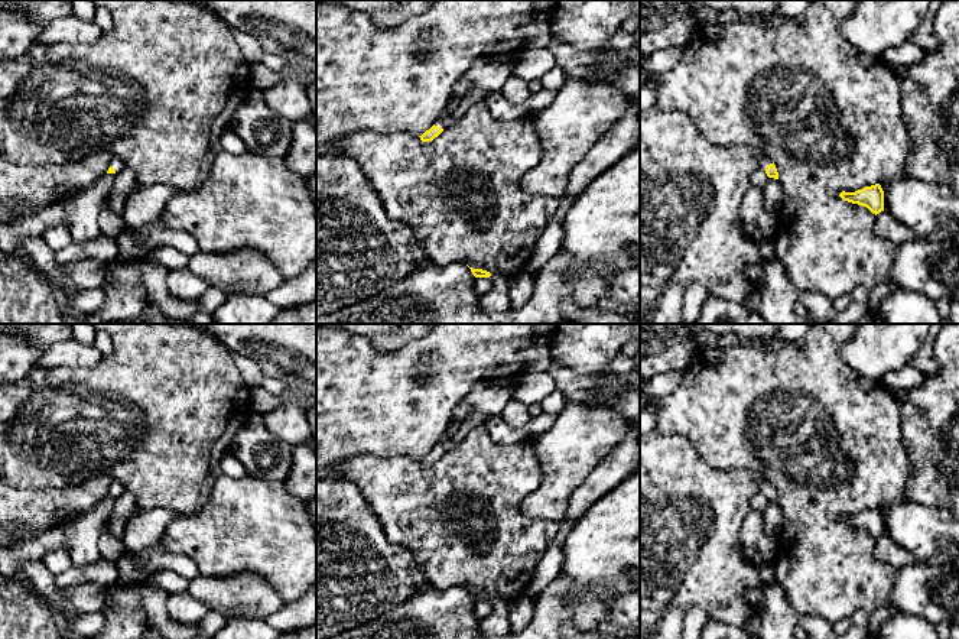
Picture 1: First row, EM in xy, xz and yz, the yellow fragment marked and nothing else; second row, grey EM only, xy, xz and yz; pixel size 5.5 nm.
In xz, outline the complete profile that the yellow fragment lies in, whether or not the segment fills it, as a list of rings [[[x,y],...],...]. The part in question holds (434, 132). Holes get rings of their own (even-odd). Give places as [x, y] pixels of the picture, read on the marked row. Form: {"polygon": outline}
{"polygon": [[[446,107],[443,114],[435,121],[435,124],[426,130],[420,137],[422,142],[432,142],[449,126],[449,120],[456,107]]]}

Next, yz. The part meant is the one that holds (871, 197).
{"polygon": [[[880,184],[865,186],[855,192],[842,191],[839,197],[843,201],[867,207],[875,215],[884,211],[884,191]]]}

